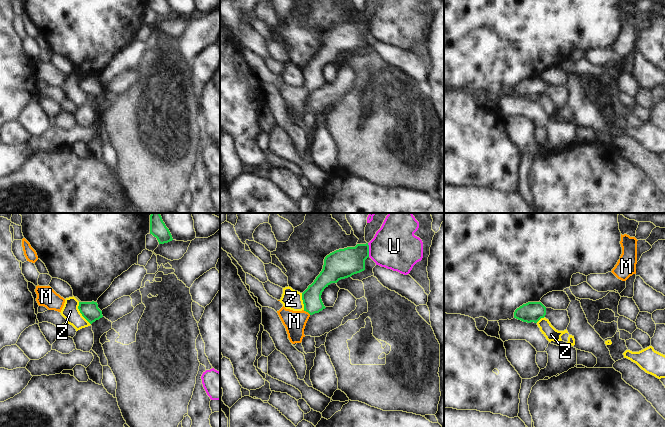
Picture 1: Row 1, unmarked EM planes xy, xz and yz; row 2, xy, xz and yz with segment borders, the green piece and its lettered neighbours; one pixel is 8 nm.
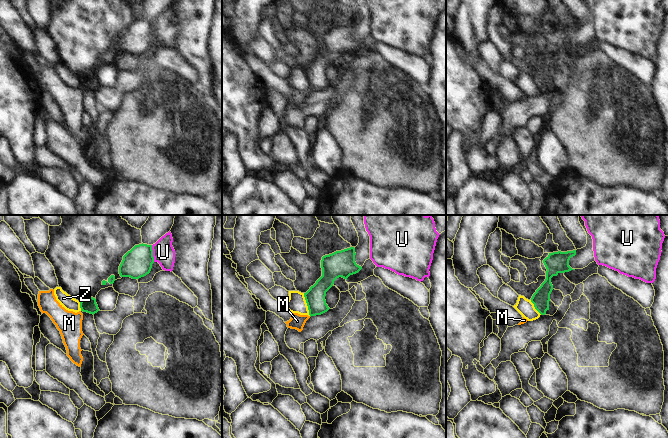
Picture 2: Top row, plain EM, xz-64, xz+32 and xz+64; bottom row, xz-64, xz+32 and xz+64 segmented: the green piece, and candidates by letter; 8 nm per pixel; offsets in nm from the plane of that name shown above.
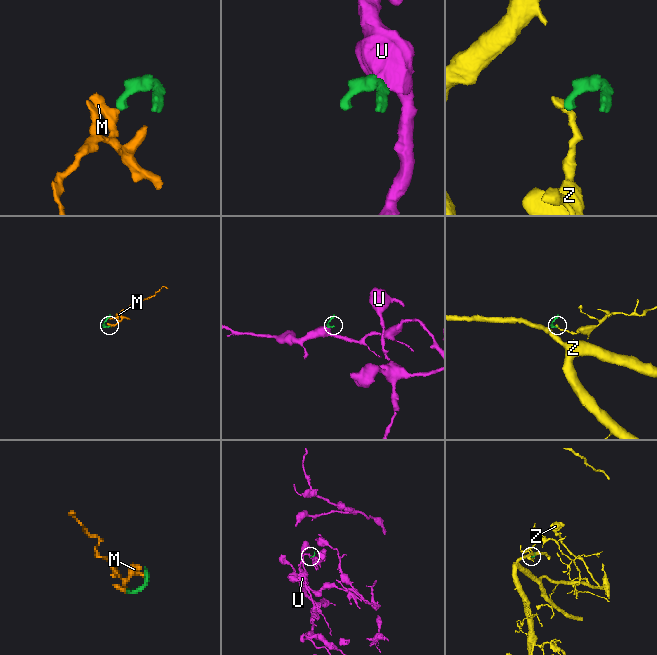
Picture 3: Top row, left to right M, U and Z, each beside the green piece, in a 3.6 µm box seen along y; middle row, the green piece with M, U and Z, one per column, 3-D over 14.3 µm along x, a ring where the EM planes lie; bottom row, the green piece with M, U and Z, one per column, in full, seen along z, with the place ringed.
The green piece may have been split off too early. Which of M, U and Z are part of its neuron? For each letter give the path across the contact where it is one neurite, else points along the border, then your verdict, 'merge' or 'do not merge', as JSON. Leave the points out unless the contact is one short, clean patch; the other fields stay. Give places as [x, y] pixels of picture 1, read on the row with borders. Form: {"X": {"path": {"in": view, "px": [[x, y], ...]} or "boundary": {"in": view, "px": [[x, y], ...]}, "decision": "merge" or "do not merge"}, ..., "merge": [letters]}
{"M": {"path": {"in": "xz", "px": [[311, 297], [311, 307], [307, 311], [294, 321]]}, "decision": "merge"}, "U": {"boundary": {"in": "xz", "px": [[367, 243], [369, 256]]}, "decision": "do not merge"}, "Z": {"boundary": {"in": "xy", "px": [[78, 302], [79, 312], [90, 324]]}, "decision": "do not merge"}, "merge": ["M"]}

